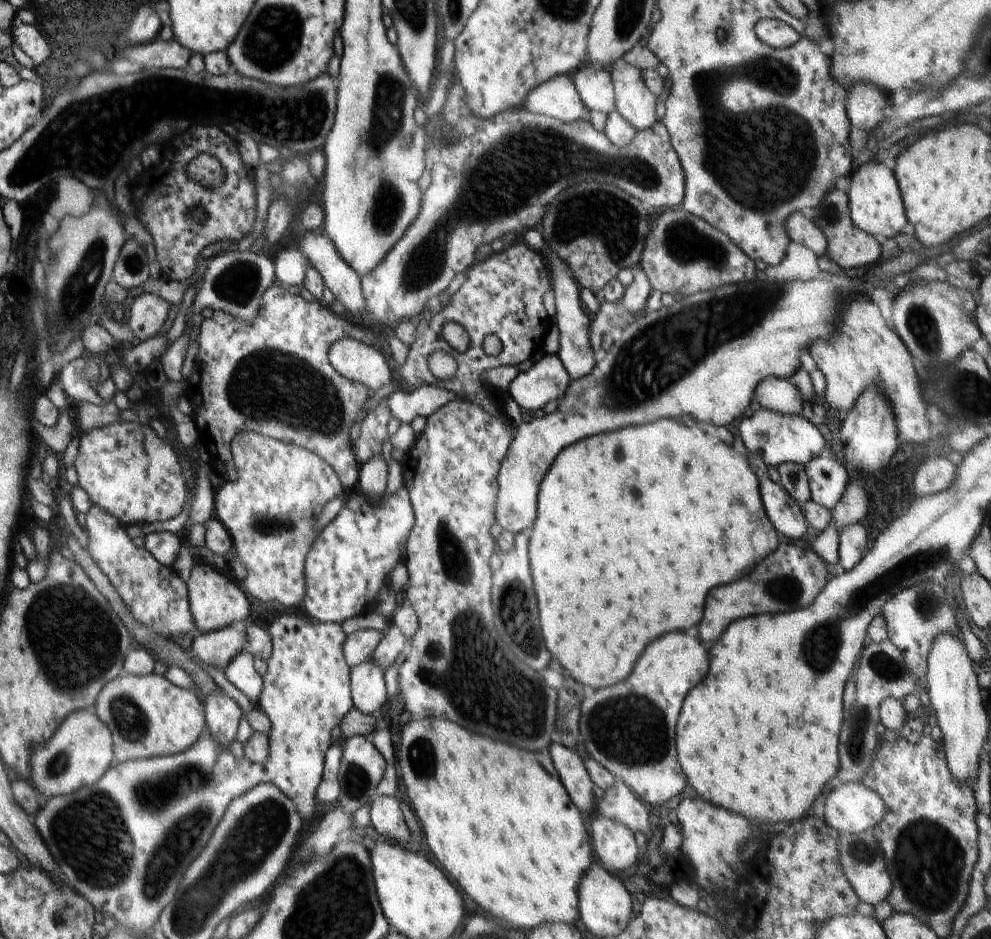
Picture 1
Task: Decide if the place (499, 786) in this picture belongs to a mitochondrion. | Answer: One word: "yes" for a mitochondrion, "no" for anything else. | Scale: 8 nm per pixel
no

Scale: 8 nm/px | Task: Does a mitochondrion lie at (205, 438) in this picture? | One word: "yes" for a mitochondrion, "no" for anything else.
no

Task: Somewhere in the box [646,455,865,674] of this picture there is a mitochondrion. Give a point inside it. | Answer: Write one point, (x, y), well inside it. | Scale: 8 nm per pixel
(782, 590)

